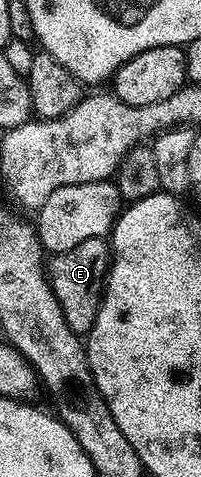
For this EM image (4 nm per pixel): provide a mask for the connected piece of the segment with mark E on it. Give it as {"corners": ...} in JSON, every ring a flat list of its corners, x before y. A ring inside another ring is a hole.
{"corners":[[103,236,87,238,87,242,79,242,79,246,74,246,71,250,58,252,48,261,49,284,63,310,63,318,67,318,67,326,71,326,73,332,88,334,91,326,95,326,101,298,105,295,110,263,111,244]]}

